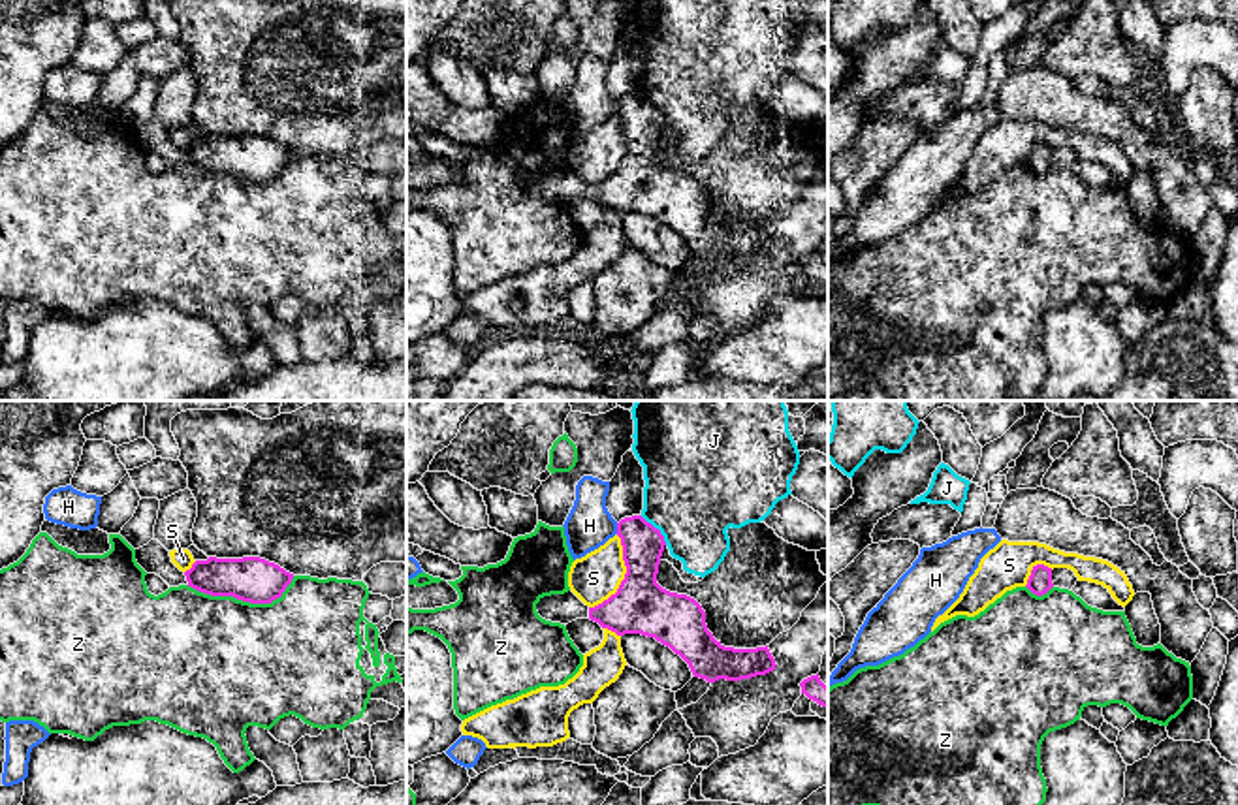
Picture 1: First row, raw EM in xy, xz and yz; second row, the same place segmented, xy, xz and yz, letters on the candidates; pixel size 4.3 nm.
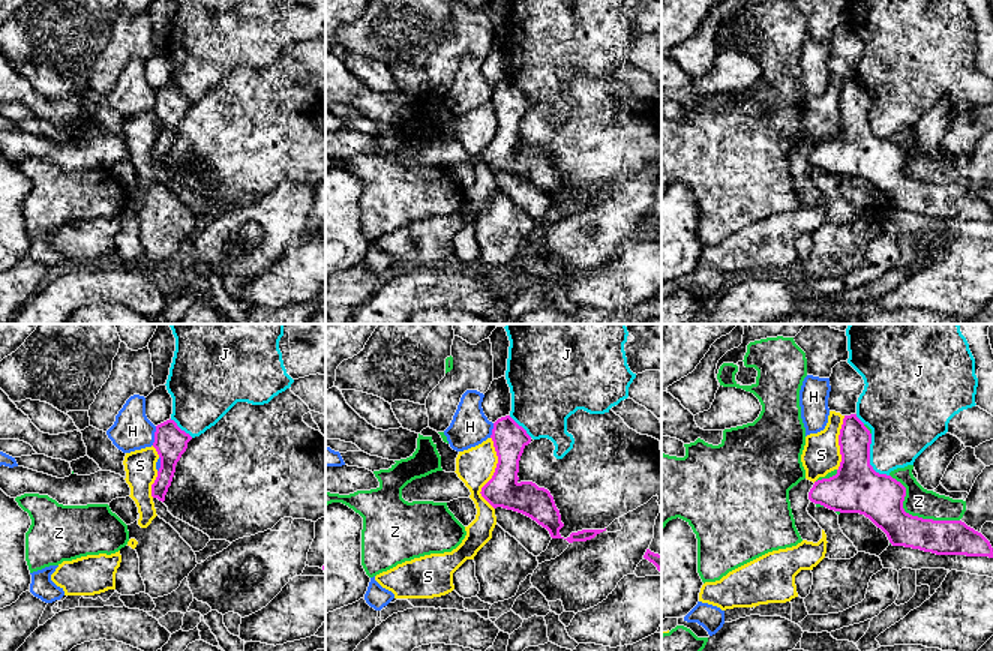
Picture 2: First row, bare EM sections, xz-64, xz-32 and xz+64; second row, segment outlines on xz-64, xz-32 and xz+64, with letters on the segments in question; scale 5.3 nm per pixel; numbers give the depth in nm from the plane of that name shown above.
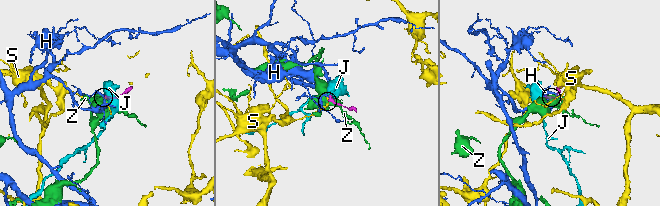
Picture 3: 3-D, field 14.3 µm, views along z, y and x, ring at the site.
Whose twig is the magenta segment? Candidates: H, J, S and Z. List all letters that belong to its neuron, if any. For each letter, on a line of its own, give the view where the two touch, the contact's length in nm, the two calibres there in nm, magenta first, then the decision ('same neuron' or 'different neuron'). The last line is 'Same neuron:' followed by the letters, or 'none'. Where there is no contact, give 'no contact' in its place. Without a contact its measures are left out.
H: meets magenta in xz; contact 50 nm long; 180 nm thick on the magenta side, 200 nm on the other; different neuron
J: meets magenta in xz; contact 170 nm long; 180 nm thick on the magenta side, 440 nm on the other; different neuron
S: meets magenta in xz; contact 340 nm long; 240 nm thick on the magenta side, 200 nm on the other; different neuron
Z: meets magenta in xy; contact 460 nm long; 200 nm thick on the magenta side, 500 nm on the other; different neuron
Same neuron: none

